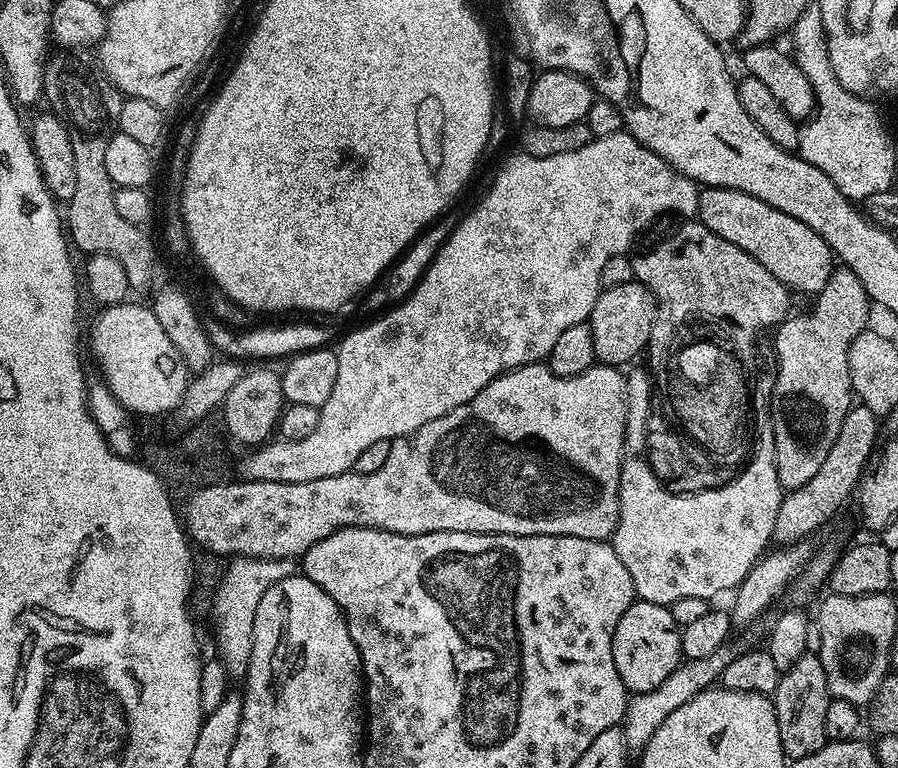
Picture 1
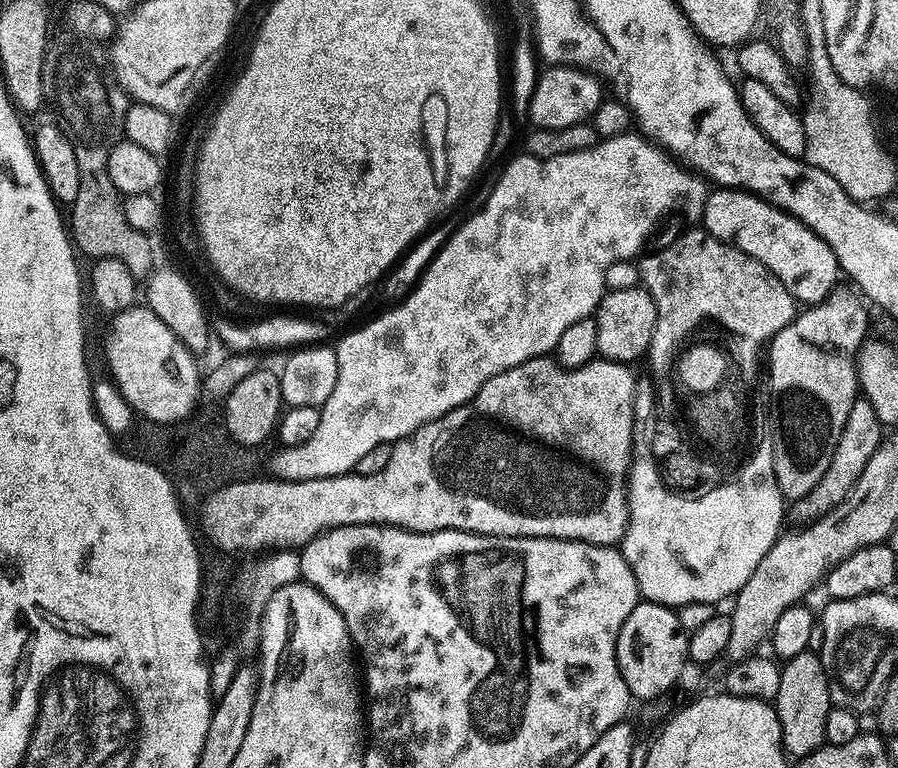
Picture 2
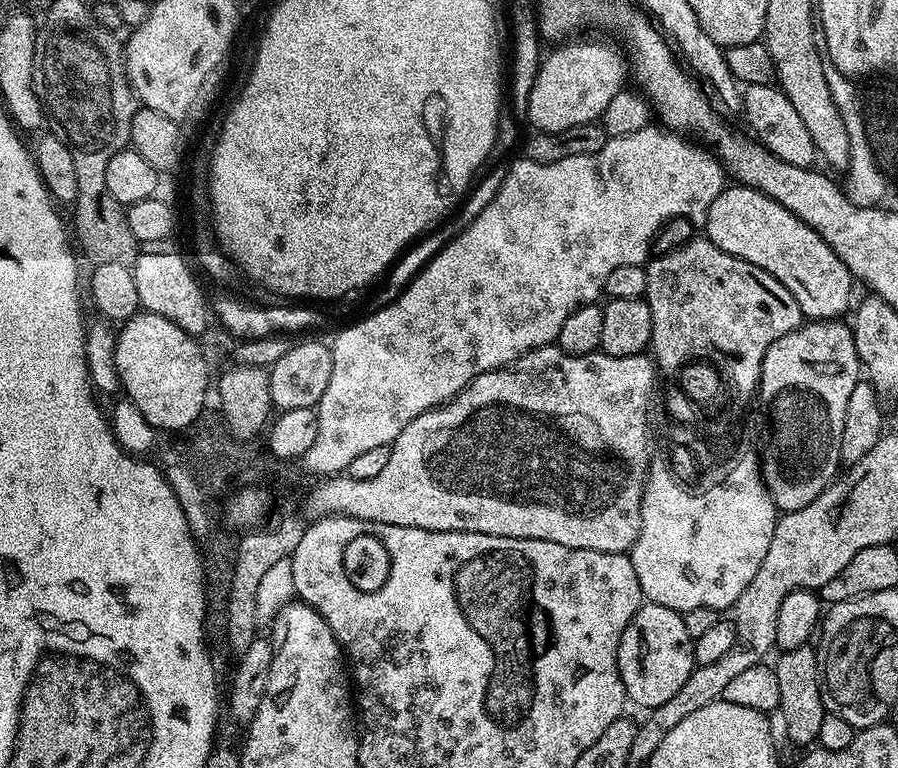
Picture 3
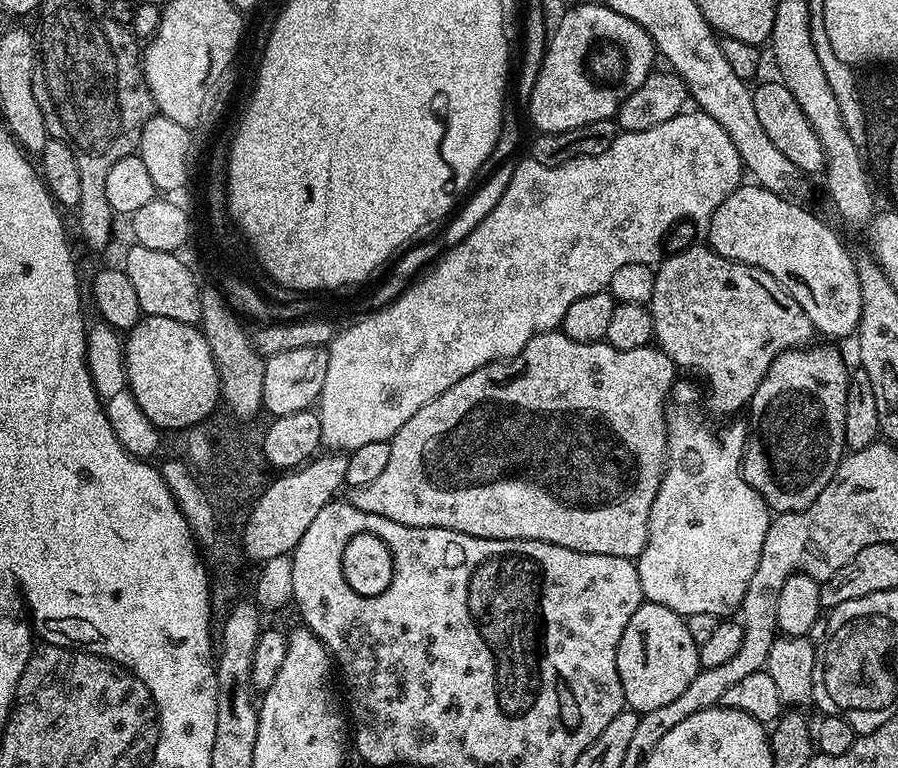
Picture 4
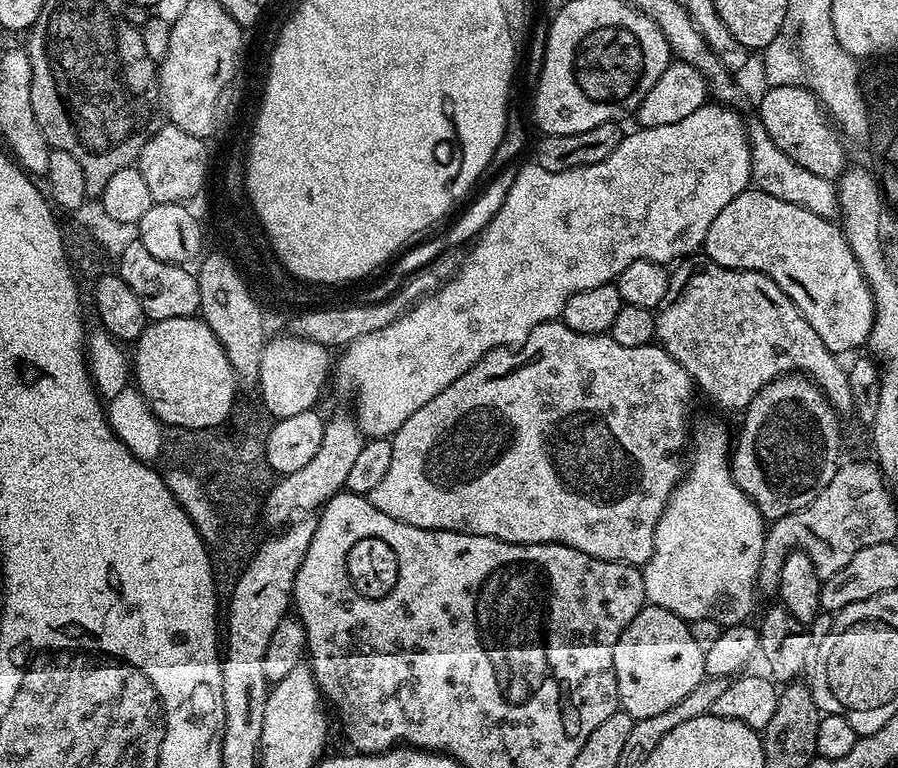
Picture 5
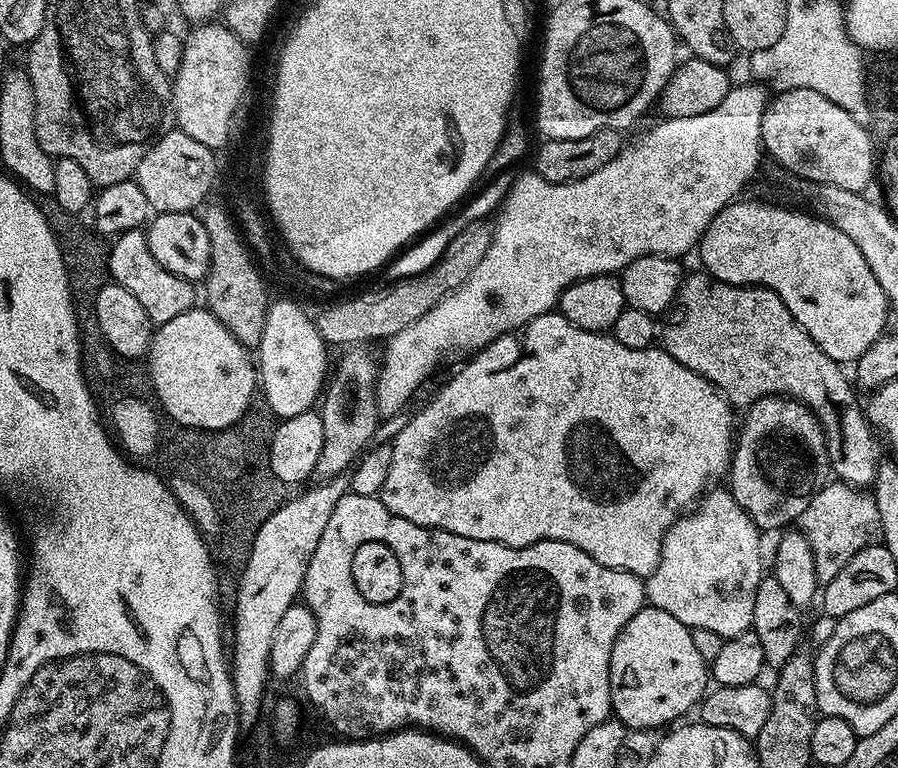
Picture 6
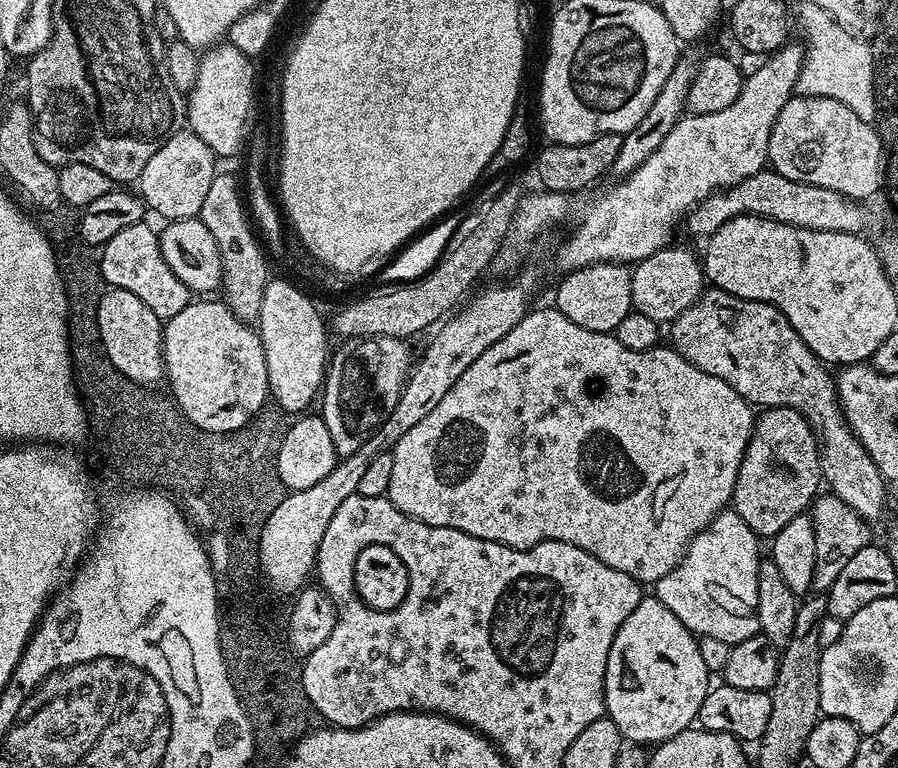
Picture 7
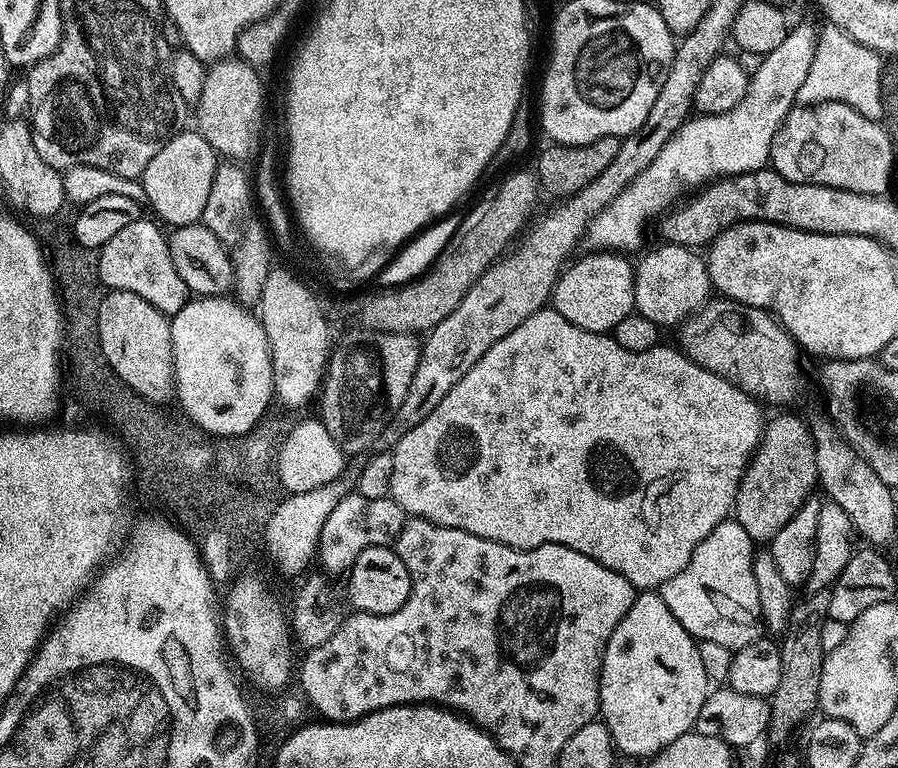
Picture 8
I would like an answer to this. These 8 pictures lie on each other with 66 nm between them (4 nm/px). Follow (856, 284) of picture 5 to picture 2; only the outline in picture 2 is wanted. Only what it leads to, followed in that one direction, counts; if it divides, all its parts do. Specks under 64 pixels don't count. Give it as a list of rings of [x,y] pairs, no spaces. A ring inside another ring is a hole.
[[[717,187],[709,191],[702,227],[714,238],[734,245],[750,254],[750,258],[762,262],[762,266],[766,266],[766,270],[770,270],[770,274],[774,274],[801,305],[821,304],[837,291],[836,279],[841,279],[842,273],[834,250],[830,250],[830,246],[798,218],[766,203],[760,196],[738,188]]]

